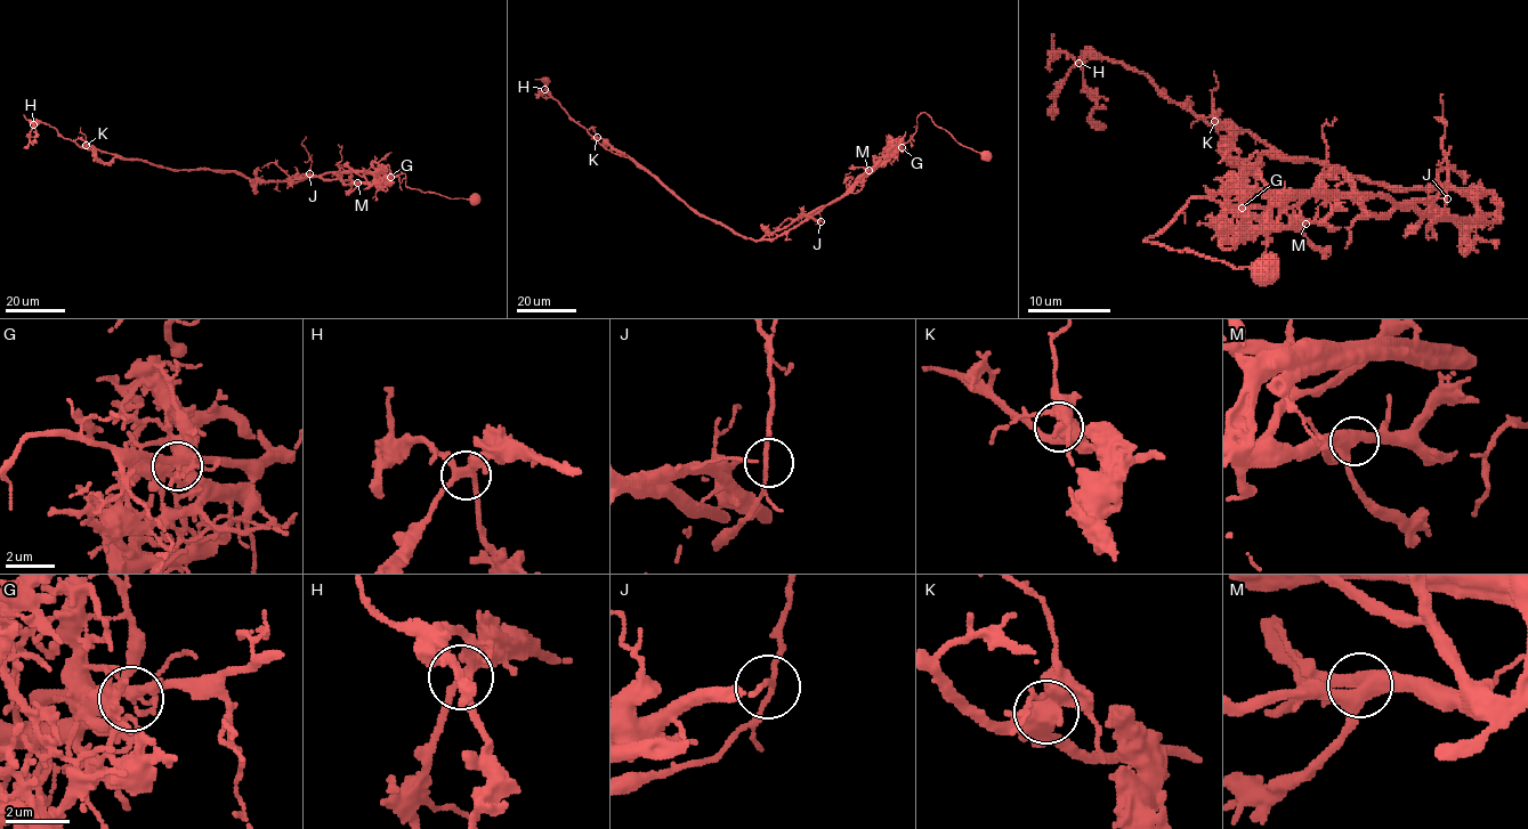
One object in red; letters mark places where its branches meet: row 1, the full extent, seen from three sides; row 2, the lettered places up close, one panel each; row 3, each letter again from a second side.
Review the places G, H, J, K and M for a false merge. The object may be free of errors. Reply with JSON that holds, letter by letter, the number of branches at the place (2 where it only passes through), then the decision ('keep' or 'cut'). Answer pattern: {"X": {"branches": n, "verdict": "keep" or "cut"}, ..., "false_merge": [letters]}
{"G": {"branches": 6, "verdict": "cut"}, "H": {"branches": 4, "verdict": "keep"}, "J": {"branches": 3, "verdict": "keep"}, "K": {"branches": 4, "verdict": "keep"}, "M": {"branches": 4, "verdict": "keep"}, "false_merge": ["G"]}

